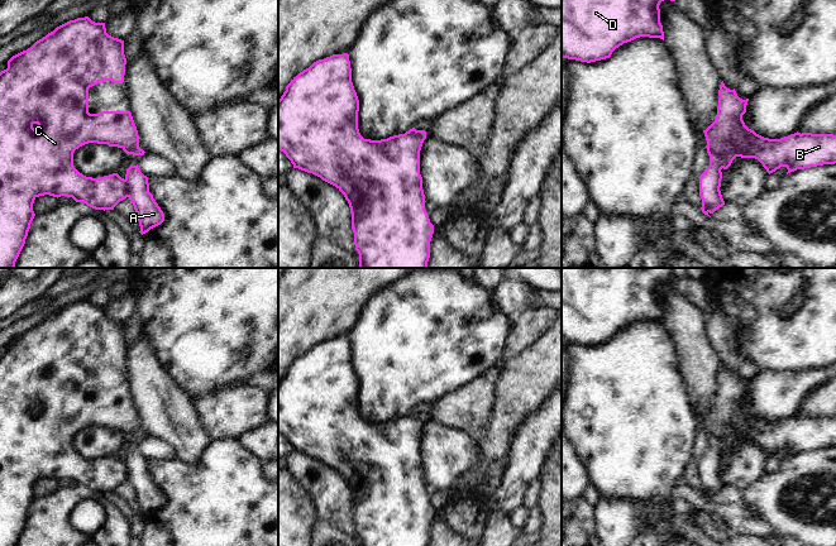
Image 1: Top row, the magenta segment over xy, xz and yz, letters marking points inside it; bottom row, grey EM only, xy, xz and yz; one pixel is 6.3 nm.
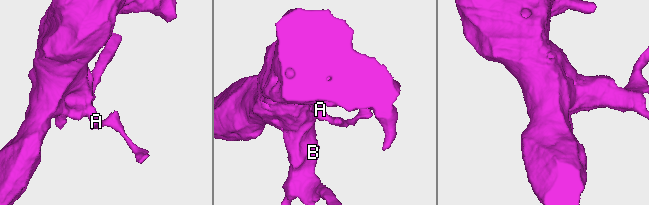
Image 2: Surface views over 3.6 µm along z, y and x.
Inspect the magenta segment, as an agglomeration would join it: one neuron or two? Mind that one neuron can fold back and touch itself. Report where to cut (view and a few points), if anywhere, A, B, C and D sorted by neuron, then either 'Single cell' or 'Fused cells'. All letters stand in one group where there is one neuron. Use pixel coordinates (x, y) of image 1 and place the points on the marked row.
Split along yz (707, 148), (719, 156), (722, 167). Groups: A / B C D. Fused cells.

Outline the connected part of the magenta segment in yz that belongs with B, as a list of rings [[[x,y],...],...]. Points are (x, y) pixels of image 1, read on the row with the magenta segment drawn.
[[[723,81],[718,90],[715,121],[703,130],[707,149],[716,152],[727,169],[736,157],[758,159],[770,174],[785,167],[787,174],[797,169],[836,163],[836,135],[794,133],[769,139],[749,129],[742,115],[749,99],[742,100]]]

